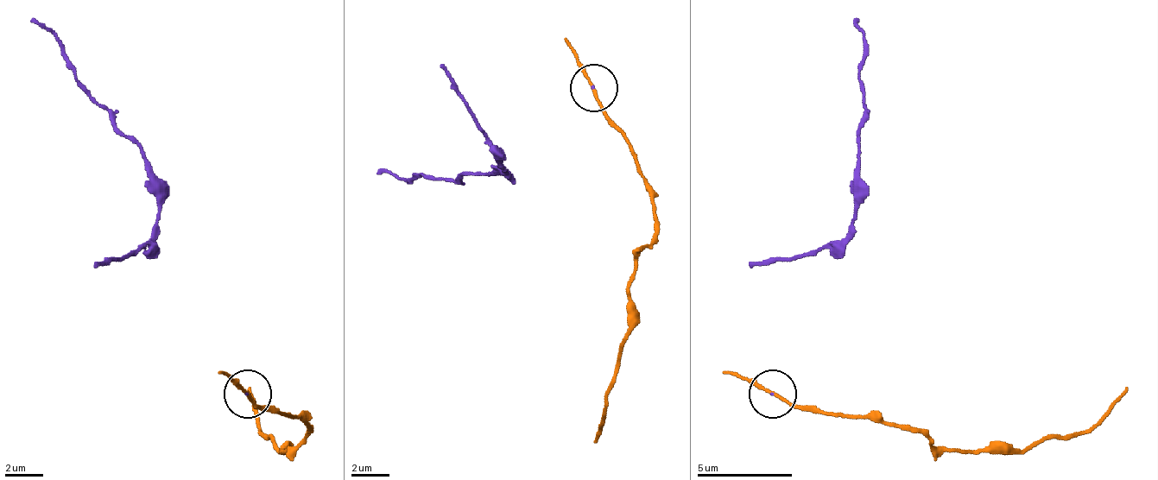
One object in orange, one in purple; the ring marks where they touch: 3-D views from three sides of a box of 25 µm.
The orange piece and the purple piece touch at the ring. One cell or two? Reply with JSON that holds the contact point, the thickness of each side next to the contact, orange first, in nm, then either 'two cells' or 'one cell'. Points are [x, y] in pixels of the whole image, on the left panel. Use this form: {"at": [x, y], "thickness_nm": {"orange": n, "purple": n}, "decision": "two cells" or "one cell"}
{"at": [248, 394], "thickness_nm": {"orange": 130, "purple": 40}, "decision": "one cell"}

